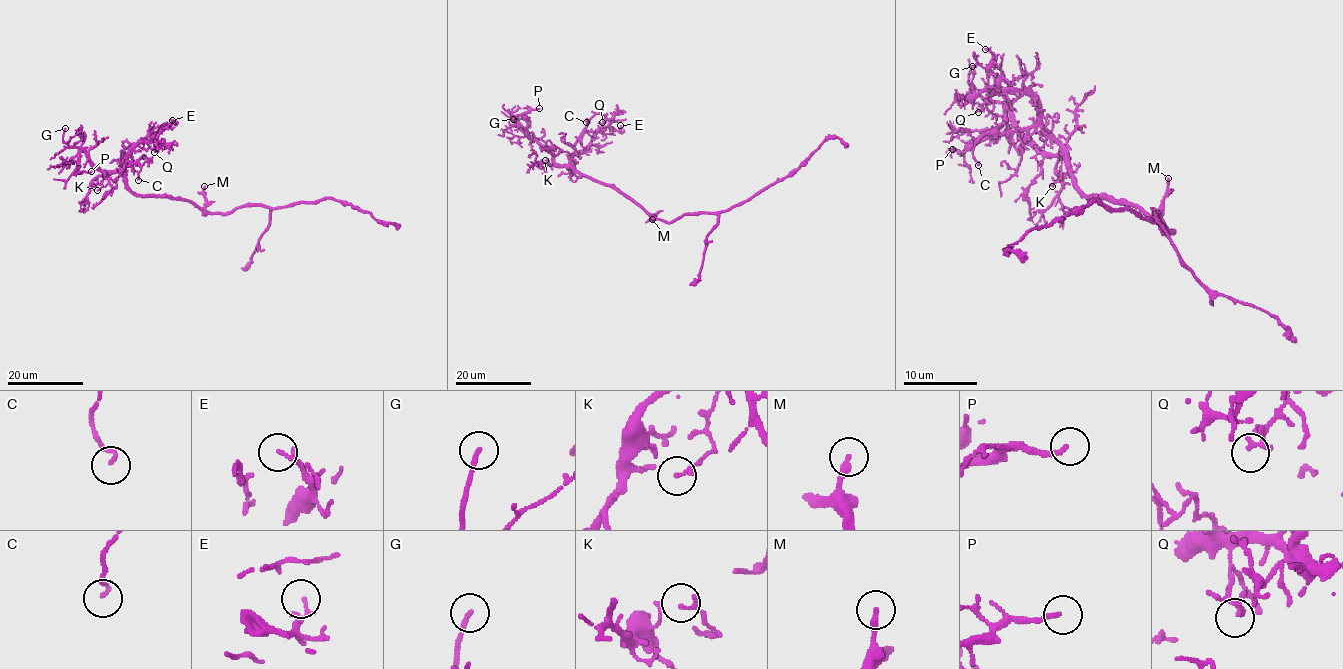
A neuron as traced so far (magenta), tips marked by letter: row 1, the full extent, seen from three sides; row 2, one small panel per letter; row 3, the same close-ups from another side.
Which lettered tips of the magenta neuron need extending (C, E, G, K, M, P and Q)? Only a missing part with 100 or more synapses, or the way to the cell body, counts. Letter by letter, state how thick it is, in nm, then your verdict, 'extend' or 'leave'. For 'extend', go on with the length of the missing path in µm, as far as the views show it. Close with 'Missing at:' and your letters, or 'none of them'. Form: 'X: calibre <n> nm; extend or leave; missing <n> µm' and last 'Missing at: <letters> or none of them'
C: calibre 140 nm; leave
E: calibre 100 nm; leave
G: calibre 170 nm; extend; missing 15 µm
K: calibre 90 nm; leave
M: calibre 240 nm; leave
P: calibre 180 nm; leave
Q: calibre 200 nm; leave
Missing at: G

